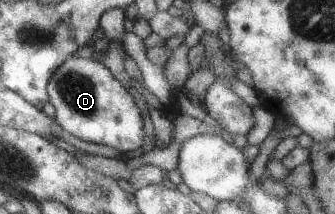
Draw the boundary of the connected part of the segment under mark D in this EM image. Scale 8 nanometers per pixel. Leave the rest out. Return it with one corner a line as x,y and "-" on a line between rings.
68,56
54,70
47,92
56,110
55,120
77,138
118,149
124,154
140,149
144,143
144,122
134,97
103,63

